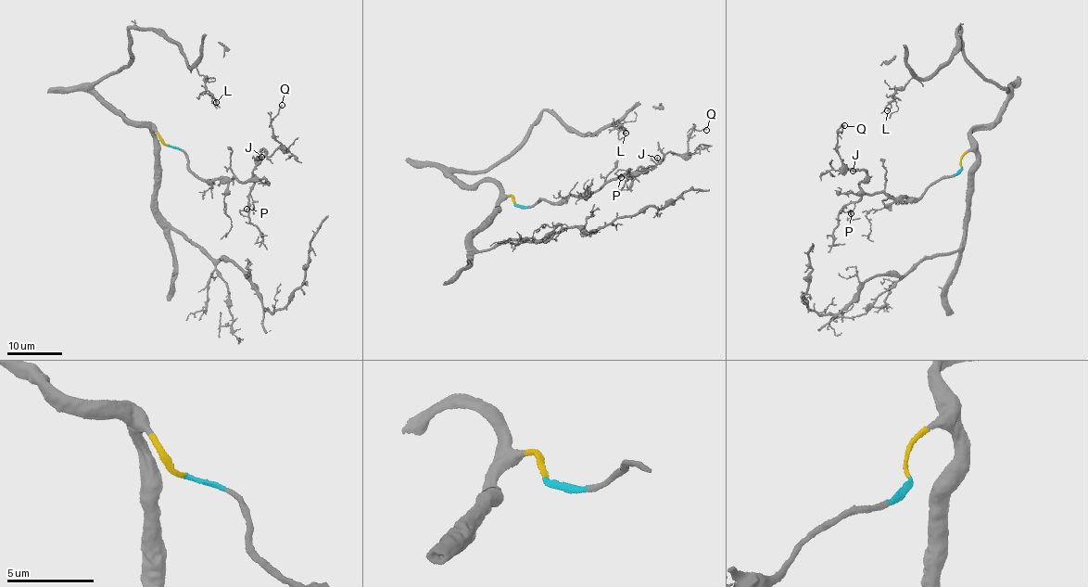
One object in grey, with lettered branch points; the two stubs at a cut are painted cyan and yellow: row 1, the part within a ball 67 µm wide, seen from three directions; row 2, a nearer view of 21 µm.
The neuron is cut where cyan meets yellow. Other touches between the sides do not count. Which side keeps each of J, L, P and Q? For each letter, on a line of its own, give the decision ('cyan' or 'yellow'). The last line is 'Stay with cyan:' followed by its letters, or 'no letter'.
J: cyan
L: yellow
P: cyan
Q: cyan
Stay with cyan: J, P, Q

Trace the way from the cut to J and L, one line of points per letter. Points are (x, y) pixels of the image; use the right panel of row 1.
J: (961, 166), (956, 174), (942, 177), (914, 199), (865, 193), (860, 182), (866, 176), (866, 171), (853, 172)
L: (961, 165), (969, 135), (999, 115), (1008, 95), (965, 57), (960, 28), (945, 63), (900, 87), (887, 111)

